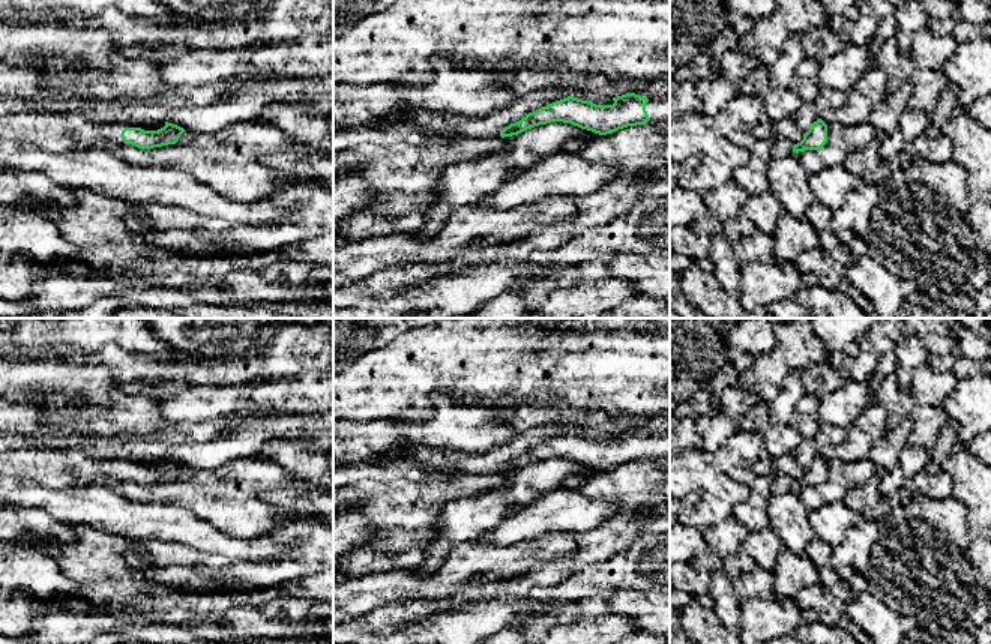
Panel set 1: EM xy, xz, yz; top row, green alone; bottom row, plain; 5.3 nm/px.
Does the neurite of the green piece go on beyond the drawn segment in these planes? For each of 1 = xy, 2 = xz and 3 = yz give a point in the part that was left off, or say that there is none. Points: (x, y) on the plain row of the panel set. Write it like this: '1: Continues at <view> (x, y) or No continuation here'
1: Continues at xy (54, 469)
2: Continues at xz (658, 446)
3: No continuation here

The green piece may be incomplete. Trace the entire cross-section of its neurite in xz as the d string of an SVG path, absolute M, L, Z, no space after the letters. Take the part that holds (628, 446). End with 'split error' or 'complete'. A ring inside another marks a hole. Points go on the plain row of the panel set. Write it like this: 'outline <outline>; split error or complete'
outline M626 429L613 434L613 437L613 441L596 441L592 437L568 432L526 450L520 458L511 459L500 468L500 473L518 471L551 458L571 459L599 471L628 462L670 459L670 431L647 435L635 429Z; split error

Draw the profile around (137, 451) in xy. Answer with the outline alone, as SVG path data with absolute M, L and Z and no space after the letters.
M128 440L122 444L111 444L105 443L101 447L98 447L93 443L89 443L86 446L86 452L93 456L99 458L110 458L110 456L125 456L129 458L131 461L144 465L146 459L153 459L158 458L161 453L159 449L153 449L150 446L150 441L147 440Z

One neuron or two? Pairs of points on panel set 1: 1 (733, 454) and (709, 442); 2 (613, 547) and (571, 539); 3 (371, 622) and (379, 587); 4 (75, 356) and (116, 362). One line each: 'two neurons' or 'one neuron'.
1: one neuron
2: two neurons
3: two neurons
4: one neuron

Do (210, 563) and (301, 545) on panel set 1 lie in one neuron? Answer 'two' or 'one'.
one

